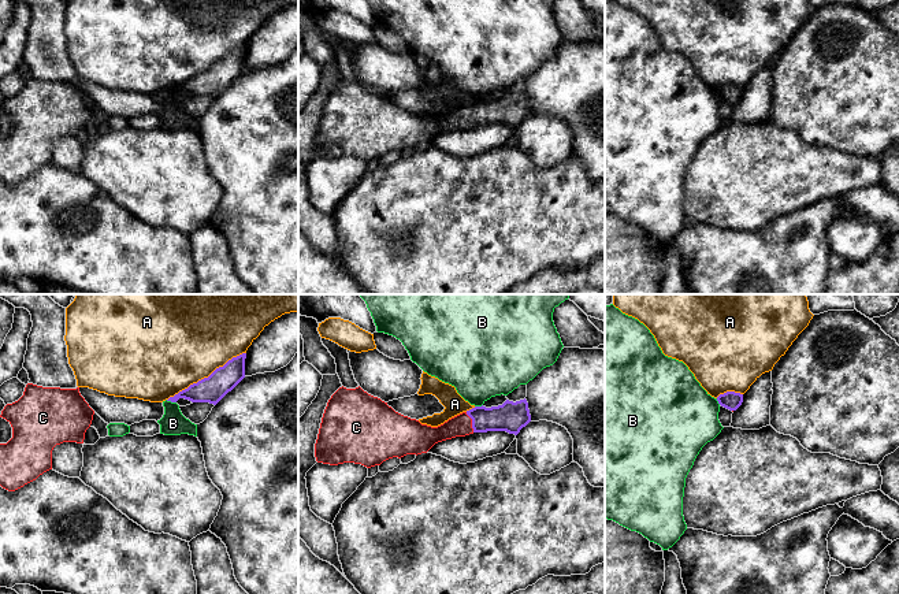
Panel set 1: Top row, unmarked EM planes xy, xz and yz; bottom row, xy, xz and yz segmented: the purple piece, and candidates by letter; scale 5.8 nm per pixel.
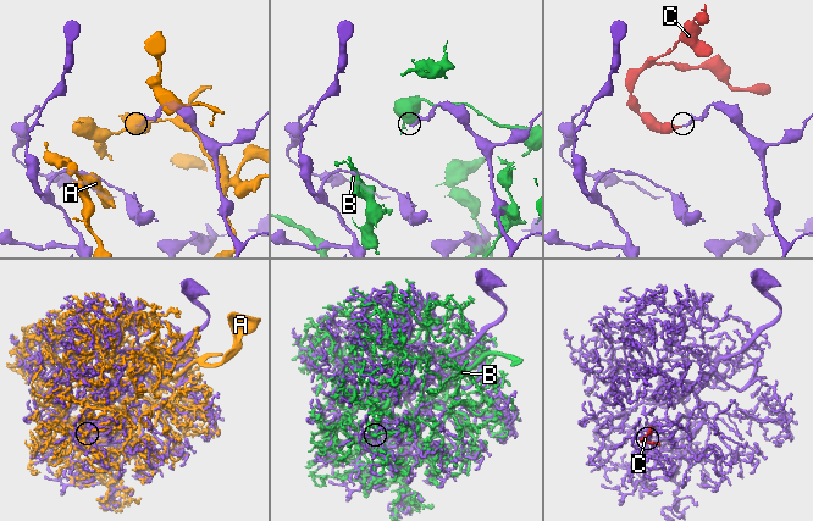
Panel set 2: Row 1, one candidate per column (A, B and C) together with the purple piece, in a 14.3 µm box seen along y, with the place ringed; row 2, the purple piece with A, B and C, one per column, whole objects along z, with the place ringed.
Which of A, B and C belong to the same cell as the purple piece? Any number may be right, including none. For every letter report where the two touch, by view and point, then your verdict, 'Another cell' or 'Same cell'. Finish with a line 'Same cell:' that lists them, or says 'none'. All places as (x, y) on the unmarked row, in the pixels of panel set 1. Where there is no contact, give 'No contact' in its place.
A: Touches purple at xy (205, 71). Another cell
B: Touches purple at xy (171, 95). Another cell
C: Touches purple at xz (472, 115). Same cell
Same cell: C

